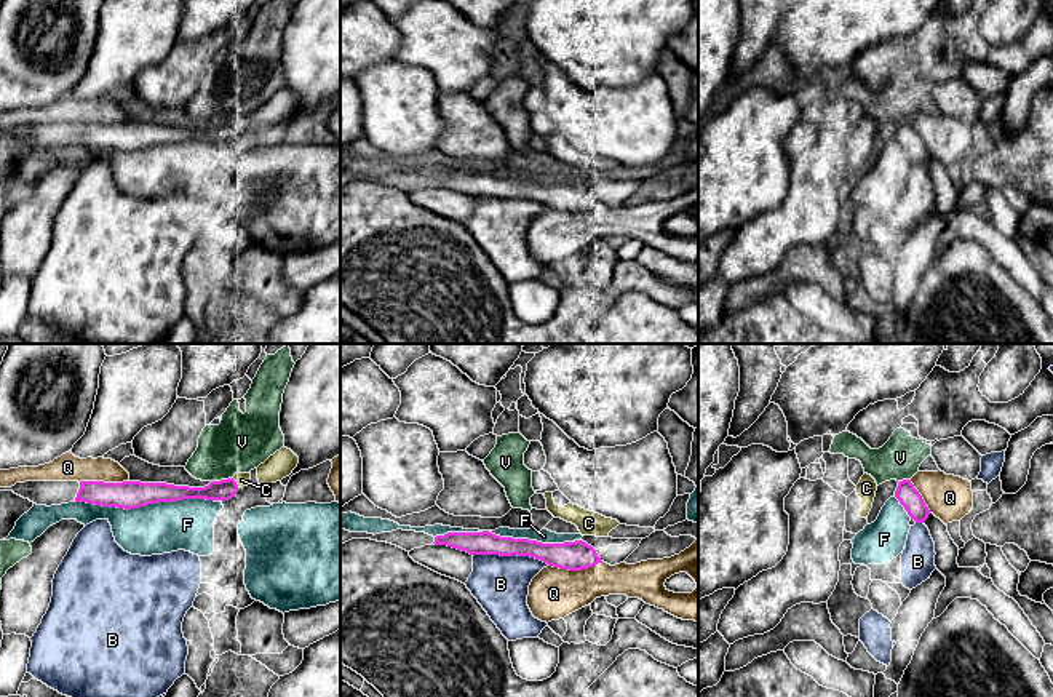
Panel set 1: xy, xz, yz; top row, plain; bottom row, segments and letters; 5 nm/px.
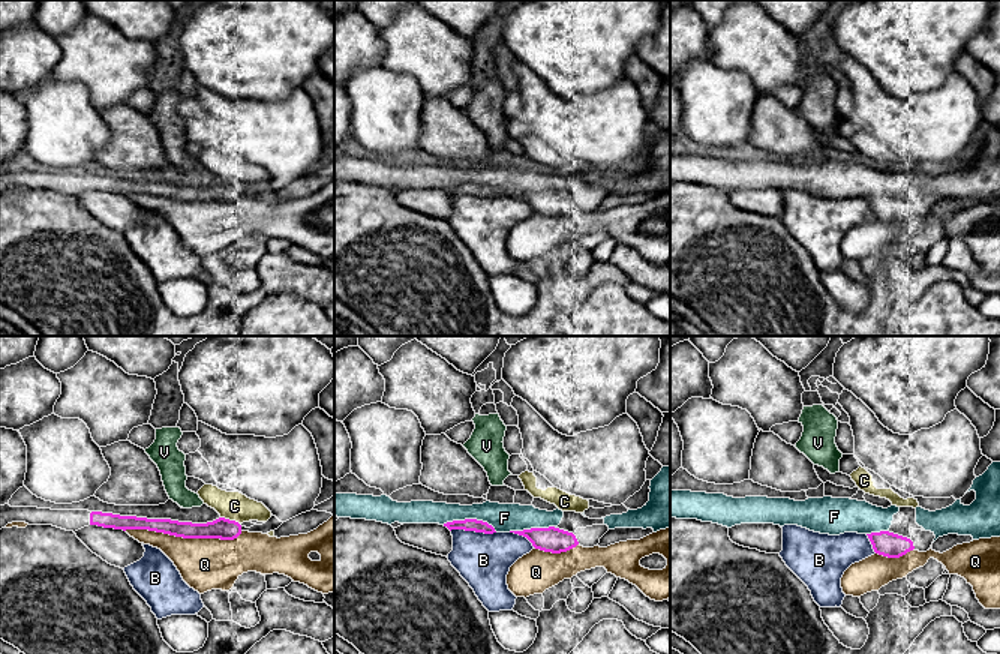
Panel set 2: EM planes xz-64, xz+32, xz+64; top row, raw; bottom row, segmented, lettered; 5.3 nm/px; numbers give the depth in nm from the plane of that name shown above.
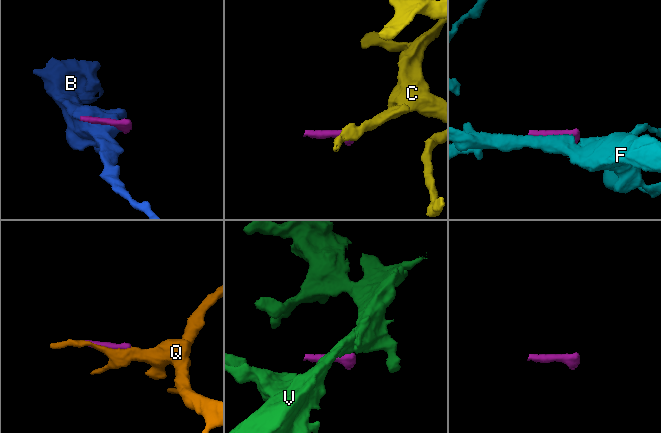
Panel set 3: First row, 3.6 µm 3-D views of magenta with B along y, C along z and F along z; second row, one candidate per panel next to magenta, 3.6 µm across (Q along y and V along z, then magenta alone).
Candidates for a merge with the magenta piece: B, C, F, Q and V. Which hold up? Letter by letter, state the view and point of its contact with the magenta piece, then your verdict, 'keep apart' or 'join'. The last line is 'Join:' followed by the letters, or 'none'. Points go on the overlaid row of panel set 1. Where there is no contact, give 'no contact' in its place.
B: xz (512, 555) | keep apart
C: xy (235, 483) | keep apart
F: xy (144, 505) | keep apart
Q: xz (574, 569) | keep apart
V: xy (221, 480) | keep apart
Join: none

